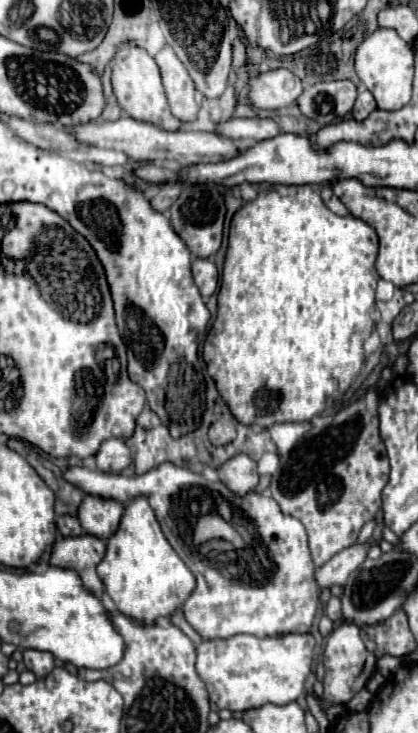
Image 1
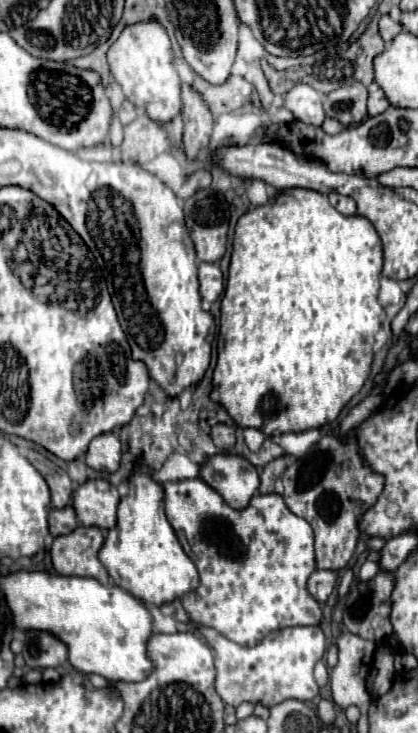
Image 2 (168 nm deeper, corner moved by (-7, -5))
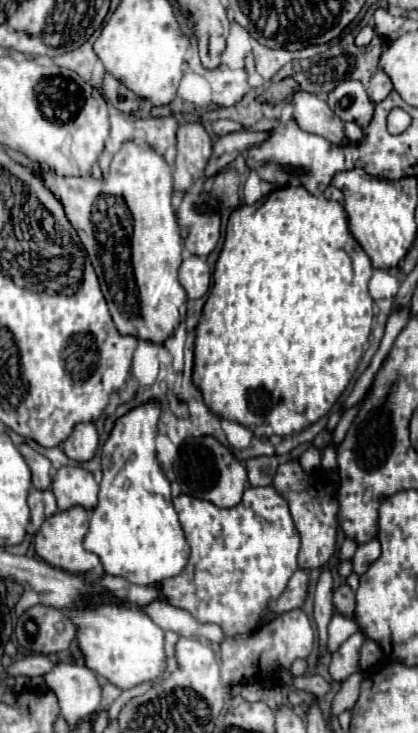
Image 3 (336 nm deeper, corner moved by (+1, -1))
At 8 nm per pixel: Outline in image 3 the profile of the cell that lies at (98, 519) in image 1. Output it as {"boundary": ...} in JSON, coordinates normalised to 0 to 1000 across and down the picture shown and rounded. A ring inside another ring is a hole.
{"boundary":[[[189,636],[141,638],[127,652],[122,668],[136,679],[136,690],[146,698],[175,690],[199,690],[203,696],[222,696],[232,690],[237,660],[227,658],[218,644]]]}

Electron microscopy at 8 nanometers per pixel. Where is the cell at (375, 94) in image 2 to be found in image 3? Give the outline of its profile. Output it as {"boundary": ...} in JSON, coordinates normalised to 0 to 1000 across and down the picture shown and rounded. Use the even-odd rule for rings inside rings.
{"boundary":[[[902,95],[892,104],[888,104],[888,112],[883,112],[883,120],[878,120],[878,128],[883,128],[883,136],[888,139],[911,139],[931,131],[931,126],[940,123],[935,117],[935,109],[931,104],[916,98],[916,95]]]}

